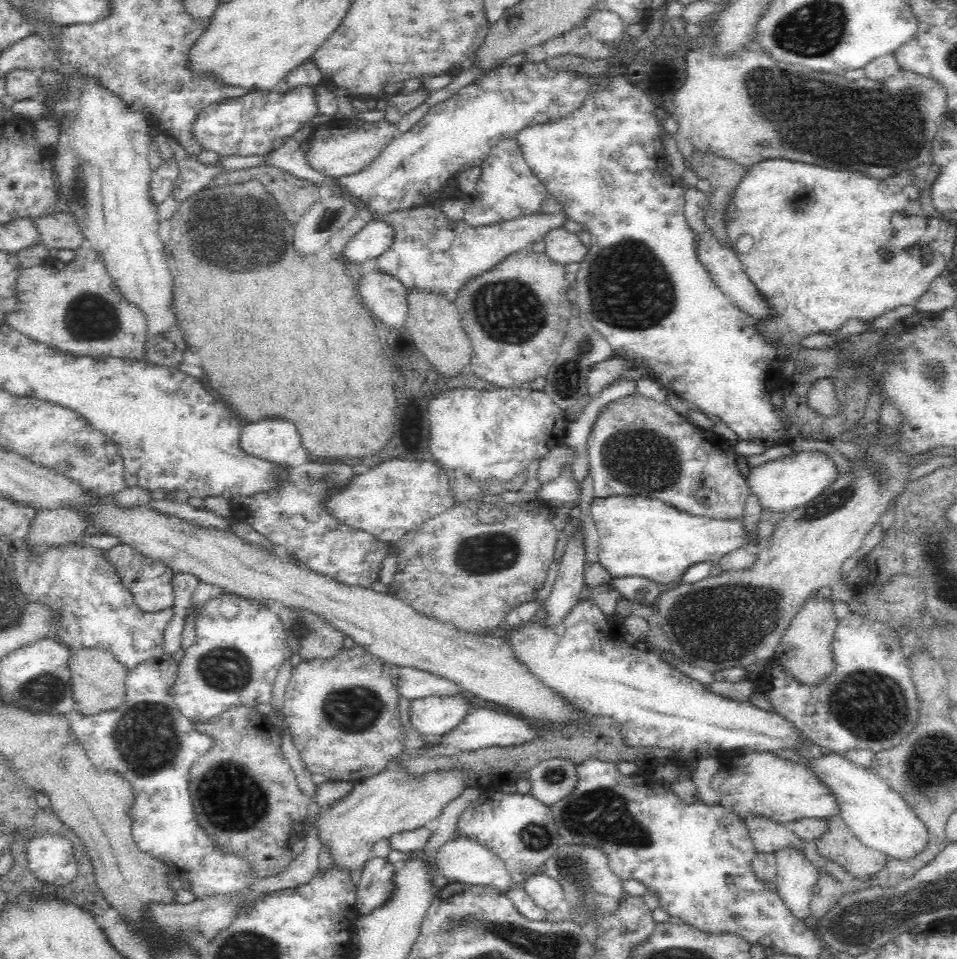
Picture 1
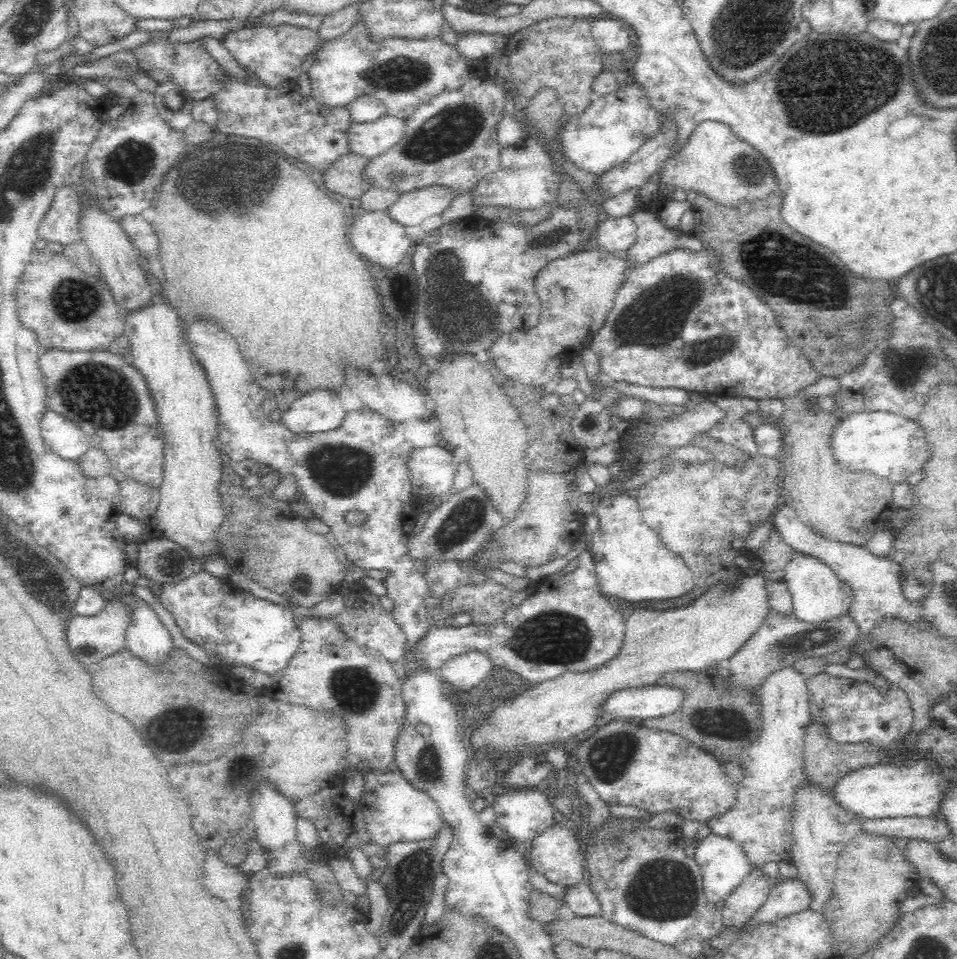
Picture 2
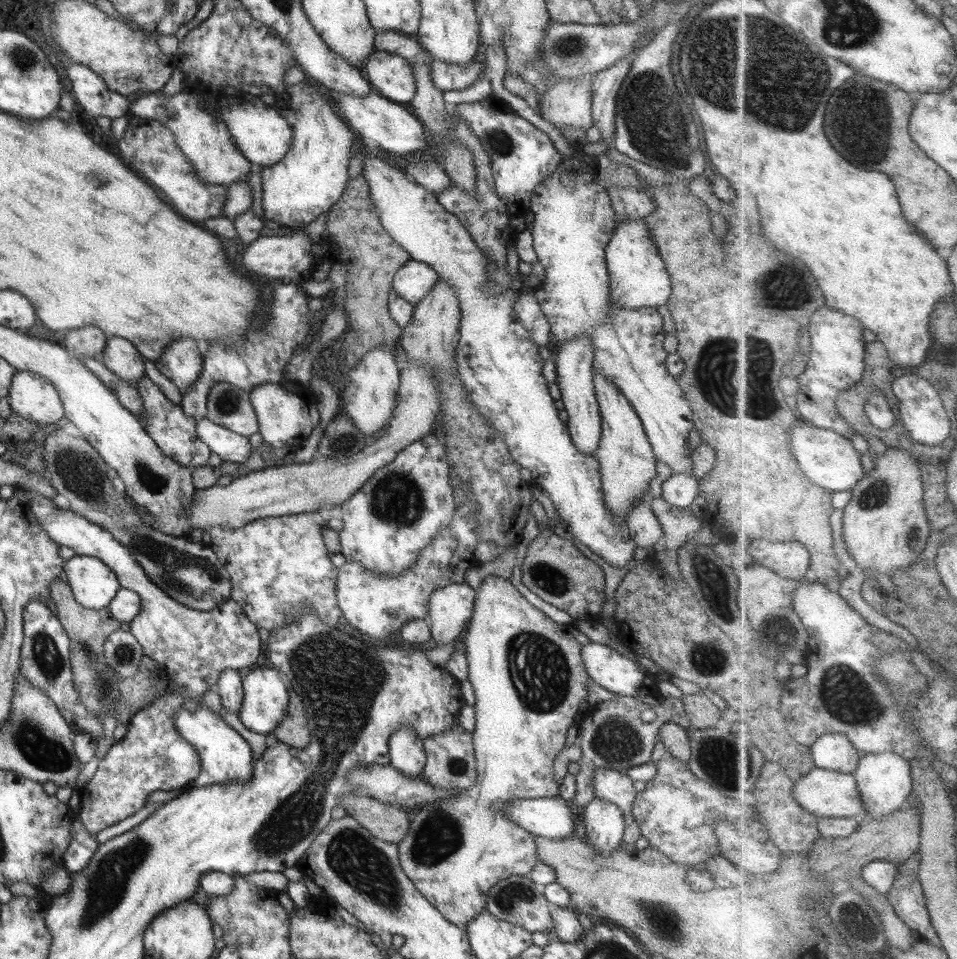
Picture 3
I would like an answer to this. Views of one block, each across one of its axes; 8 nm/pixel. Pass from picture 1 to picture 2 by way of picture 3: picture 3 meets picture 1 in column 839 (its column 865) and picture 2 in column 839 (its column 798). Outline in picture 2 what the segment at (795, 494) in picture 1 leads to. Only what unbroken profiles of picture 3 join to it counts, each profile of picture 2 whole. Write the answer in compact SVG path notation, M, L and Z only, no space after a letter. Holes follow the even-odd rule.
M886 410L848 414L837 428L833 447L836 458L842 464L850 464L852 469L872 470L892 482L904 482L910 474L922 470L933 453L924 428L916 420Z

